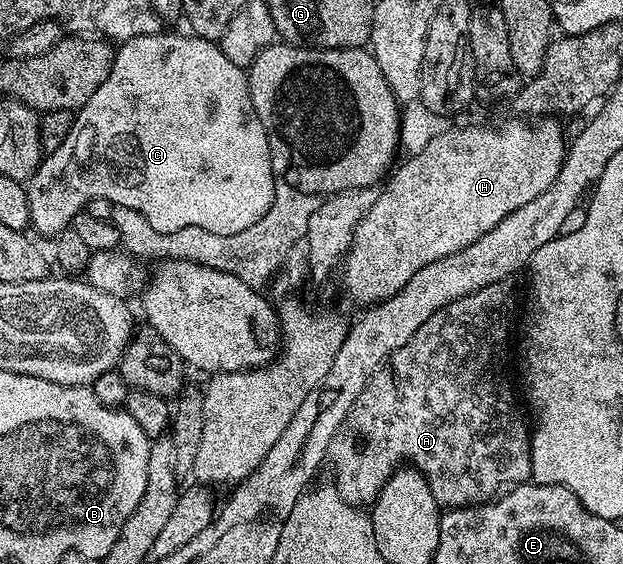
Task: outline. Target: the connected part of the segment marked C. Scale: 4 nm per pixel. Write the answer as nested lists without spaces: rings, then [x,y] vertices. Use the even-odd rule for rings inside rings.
[[[191,33],[184,34],[151,34],[150,36],[134,36],[128,42],[119,43],[116,50],[116,59],[112,61],[110,76],[102,80],[98,92],[86,100],[86,104],[75,111],[70,132],[66,132],[66,140],[58,144],[41,161],[36,173],[28,179],[26,189],[28,192],[28,208],[30,210],[30,226],[40,234],[55,236],[64,229],[71,227],[74,215],[81,213],[90,200],[110,200],[113,207],[120,207],[124,211],[141,213],[150,222],[154,232],[176,232],[187,225],[206,228],[208,232],[217,233],[218,236],[230,236],[231,233],[242,231],[242,228],[254,224],[264,216],[271,201],[274,200],[275,184],[278,181],[272,172],[270,160],[270,144],[266,140],[266,128],[262,128],[262,120],[254,112],[254,104],[250,100],[248,75],[245,67],[230,64],[221,52],[216,42],[208,42],[204,38],[197,38]]]

